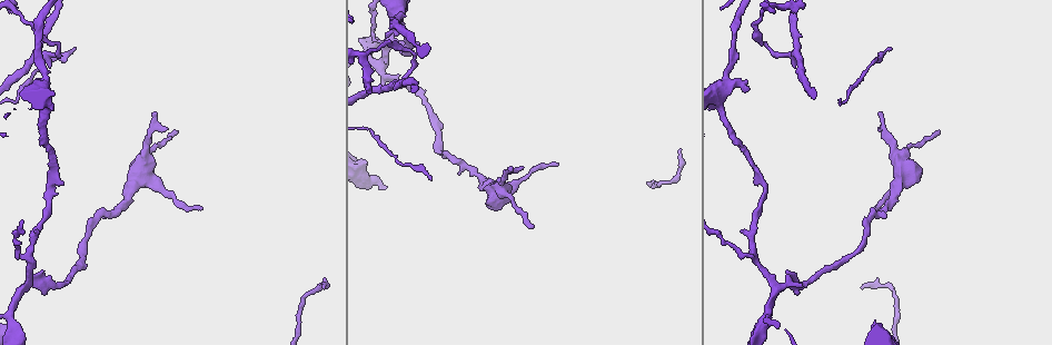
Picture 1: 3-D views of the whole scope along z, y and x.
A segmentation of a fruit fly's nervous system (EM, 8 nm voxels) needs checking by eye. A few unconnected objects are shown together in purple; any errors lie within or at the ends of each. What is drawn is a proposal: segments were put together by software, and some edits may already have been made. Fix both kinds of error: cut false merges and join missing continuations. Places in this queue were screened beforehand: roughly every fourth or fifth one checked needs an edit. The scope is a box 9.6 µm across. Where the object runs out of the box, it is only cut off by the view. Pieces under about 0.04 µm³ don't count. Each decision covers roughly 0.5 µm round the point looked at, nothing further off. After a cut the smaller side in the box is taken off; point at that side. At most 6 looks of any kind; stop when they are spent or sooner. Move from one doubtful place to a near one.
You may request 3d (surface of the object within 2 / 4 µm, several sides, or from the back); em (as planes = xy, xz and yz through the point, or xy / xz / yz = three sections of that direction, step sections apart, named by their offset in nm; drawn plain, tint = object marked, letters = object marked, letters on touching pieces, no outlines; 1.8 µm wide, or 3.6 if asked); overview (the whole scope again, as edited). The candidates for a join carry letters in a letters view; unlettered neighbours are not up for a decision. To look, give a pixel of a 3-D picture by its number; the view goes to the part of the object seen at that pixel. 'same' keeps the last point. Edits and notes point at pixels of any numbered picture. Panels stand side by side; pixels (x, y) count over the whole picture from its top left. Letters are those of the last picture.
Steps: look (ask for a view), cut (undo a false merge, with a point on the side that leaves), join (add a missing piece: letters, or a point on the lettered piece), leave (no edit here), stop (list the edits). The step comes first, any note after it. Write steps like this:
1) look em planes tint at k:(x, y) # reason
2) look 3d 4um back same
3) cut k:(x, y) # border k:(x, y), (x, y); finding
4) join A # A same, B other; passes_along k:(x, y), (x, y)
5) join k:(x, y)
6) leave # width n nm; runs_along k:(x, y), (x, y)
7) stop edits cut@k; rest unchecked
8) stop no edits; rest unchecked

look 3d 4um at 1:(749, 89)

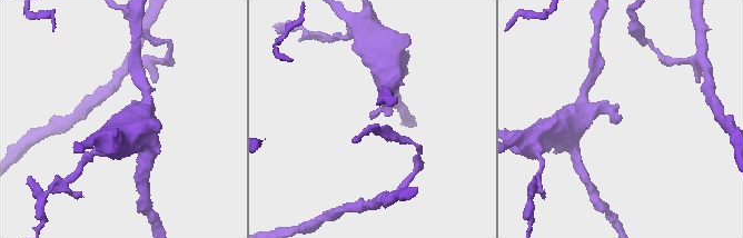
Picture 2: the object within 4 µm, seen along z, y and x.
look em planes tint at 2:(369, 115)

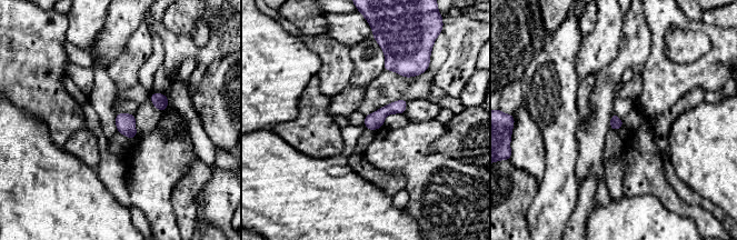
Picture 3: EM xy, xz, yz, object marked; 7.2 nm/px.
look em planes letters same # what lies round it

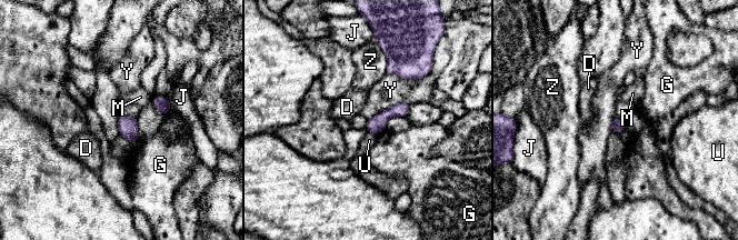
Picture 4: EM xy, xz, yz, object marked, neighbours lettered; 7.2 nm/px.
leave # D other, G other, J other, M other, U other, Y other, Z other; runs_along 4:(406, 106), (369, 127); none of them fits

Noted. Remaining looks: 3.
look em planes letters at 1:(11, 8) # sharp bend

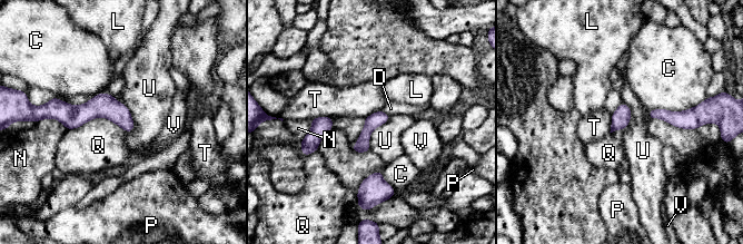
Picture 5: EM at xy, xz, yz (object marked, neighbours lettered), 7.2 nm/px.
leave # longest_contact Q 420 nm; C other, D other, L other, N other, P other, Q other, T other, U other, V other; border 5:(67, 128), (106, 117), (125, 132); all the same cell

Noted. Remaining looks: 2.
stop no edits; rest unchecked

